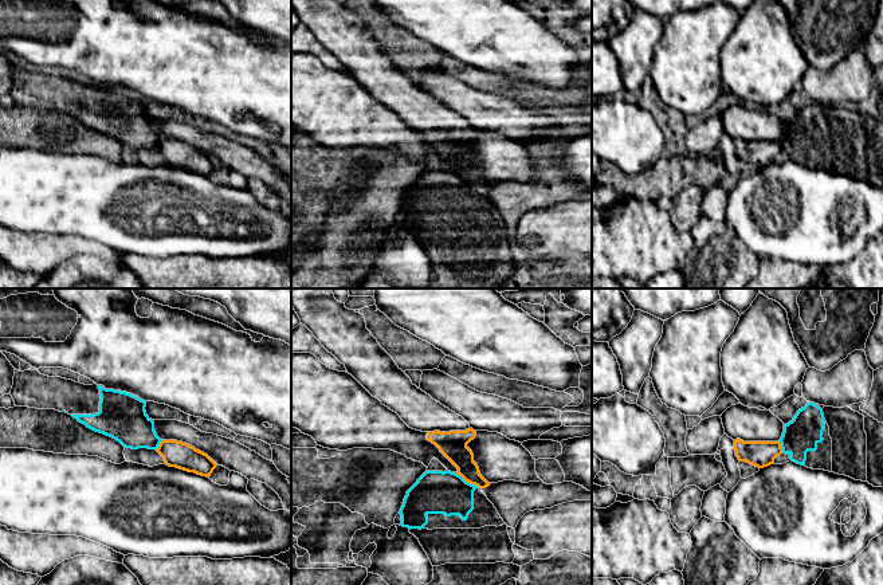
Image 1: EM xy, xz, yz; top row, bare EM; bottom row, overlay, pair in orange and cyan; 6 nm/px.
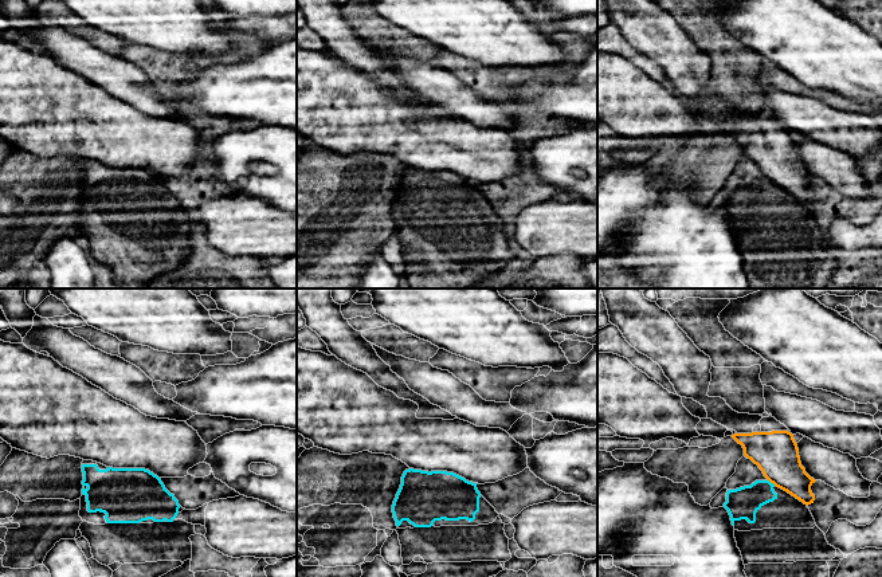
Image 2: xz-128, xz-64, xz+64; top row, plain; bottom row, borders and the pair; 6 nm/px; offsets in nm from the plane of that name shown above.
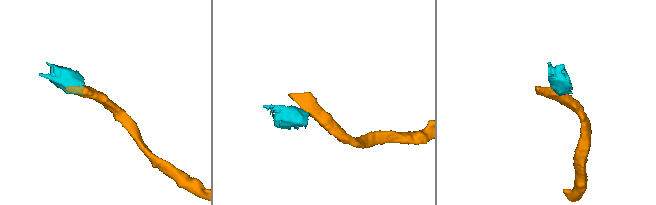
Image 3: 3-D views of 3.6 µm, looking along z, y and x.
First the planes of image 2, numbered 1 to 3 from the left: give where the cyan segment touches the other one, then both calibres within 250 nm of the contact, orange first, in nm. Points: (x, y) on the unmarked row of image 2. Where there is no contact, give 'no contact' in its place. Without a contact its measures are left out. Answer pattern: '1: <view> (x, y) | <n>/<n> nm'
1: no contact
2: no contact
3: xz+64 (772, 181) | 260/190 nm

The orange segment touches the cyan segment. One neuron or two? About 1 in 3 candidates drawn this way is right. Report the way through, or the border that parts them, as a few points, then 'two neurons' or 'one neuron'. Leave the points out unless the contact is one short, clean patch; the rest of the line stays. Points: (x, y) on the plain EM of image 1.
along xz (456, 172), (478, 185) | two neurons

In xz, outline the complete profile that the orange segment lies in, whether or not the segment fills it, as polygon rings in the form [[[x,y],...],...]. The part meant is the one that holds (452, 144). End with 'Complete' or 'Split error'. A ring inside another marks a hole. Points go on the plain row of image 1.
[[[291,0],[291,5],[321,44],[331,52],[373,97],[396,111],[412,129],[427,133],[427,140],[458,168],[456,173],[466,181],[486,188],[488,182],[474,161],[474,153],[467,144],[475,138],[476,130],[455,111],[450,110],[429,94],[412,83],[411,78],[396,64],[393,58],[380,46],[366,28],[362,13],[345,7],[338,0]]]. Split error

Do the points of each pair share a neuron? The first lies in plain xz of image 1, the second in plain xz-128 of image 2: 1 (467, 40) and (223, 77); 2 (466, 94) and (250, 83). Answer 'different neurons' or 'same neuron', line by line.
1: different neurons
2: different neurons

